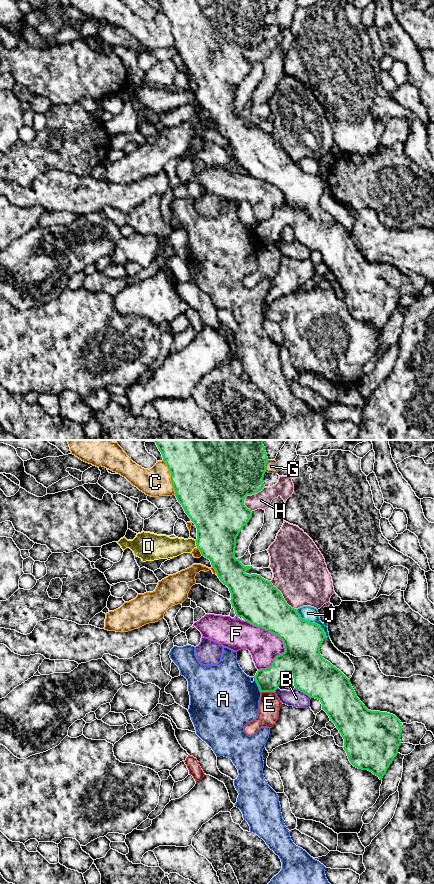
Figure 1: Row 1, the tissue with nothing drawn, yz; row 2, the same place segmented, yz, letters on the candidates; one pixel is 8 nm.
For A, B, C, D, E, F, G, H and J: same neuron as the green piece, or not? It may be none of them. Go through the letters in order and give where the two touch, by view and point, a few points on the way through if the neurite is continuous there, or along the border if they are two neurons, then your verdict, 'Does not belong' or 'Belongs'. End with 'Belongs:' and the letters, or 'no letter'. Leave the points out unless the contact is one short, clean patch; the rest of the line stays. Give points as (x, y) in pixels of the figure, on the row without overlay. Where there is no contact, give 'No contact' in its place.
A: Touches green at yz (257, 236). Does not belong
B: Touches green at yz (303, 244). Does not belong
C: Touches green at yz (171, 29). Does not belong
D: Touches green at yz (196, 96). Does not belong
E: Touches green at yz (267, 243). Boundary: yz (261, 243), (273, 244). Does not belong
F: Touches green at yz (280, 190). Does not belong
G: Touches green at yz (265, 18). Does not belong
H: Touches green at yz (247, 46). Does not belong
J: Touches green at yz (310, 174). Does not belong
Belongs: no letter

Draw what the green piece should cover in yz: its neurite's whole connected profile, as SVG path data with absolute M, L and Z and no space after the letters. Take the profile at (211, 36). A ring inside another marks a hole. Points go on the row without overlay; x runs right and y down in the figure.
M158 0L170 25L171 34L178 54L185 65L196 77L196 98L202 108L209 111L220 133L229 140L231 156L237 169L242 169L250 176L268 182L278 188L284 196L285 204L276 208L270 219L257 223L254 231L260 244L275 244L285 226L292 226L294 238L310 250L318 251L322 261L335 276L344 291L344 302L350 315L362 322L368 322L382 332L401 297L401 273L393 266L368 262L357 249L351 235L339 221L325 212L320 206L320 199L326 190L323 181L316 175L308 174L300 169L296 161L289 158L281 144L257 126L246 126L252 118L244 118L240 110L235 110L236 90L249 74L253 63L244 57L247 47L258 45L265 38L263 35L268 14L265 0Z

